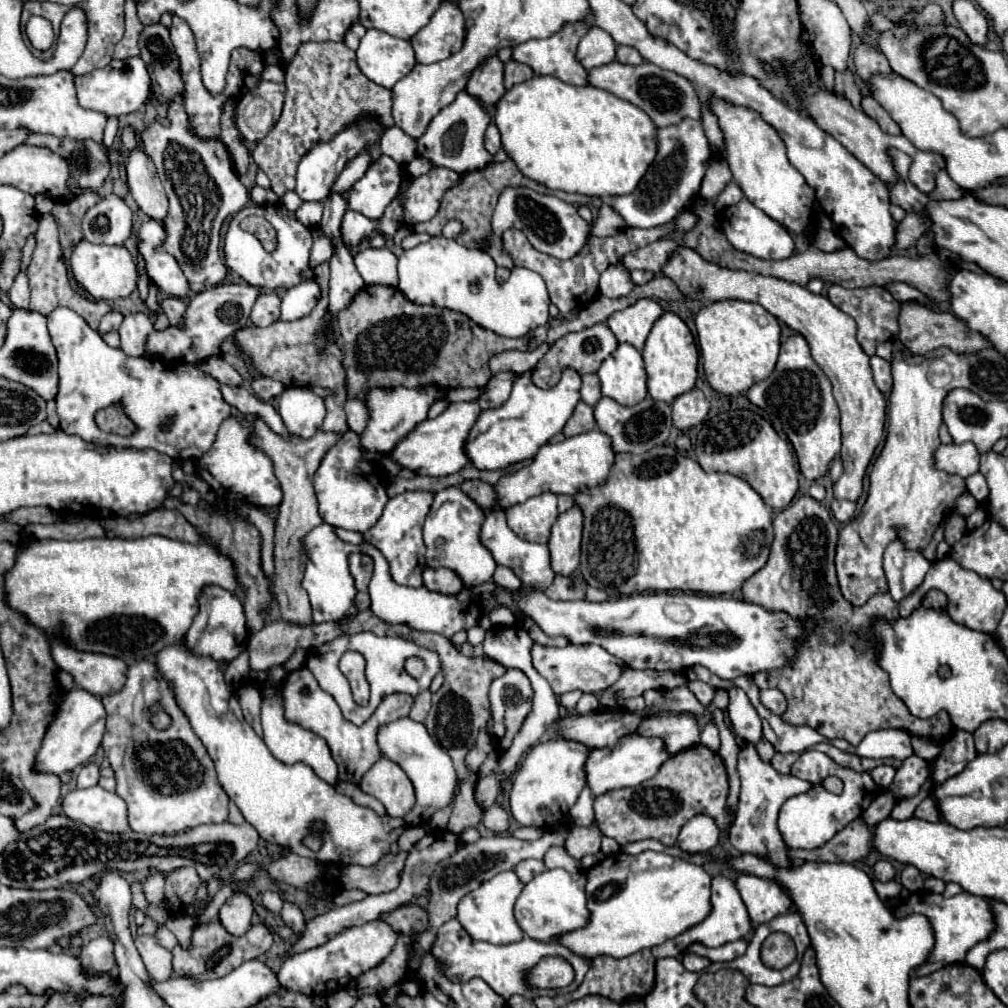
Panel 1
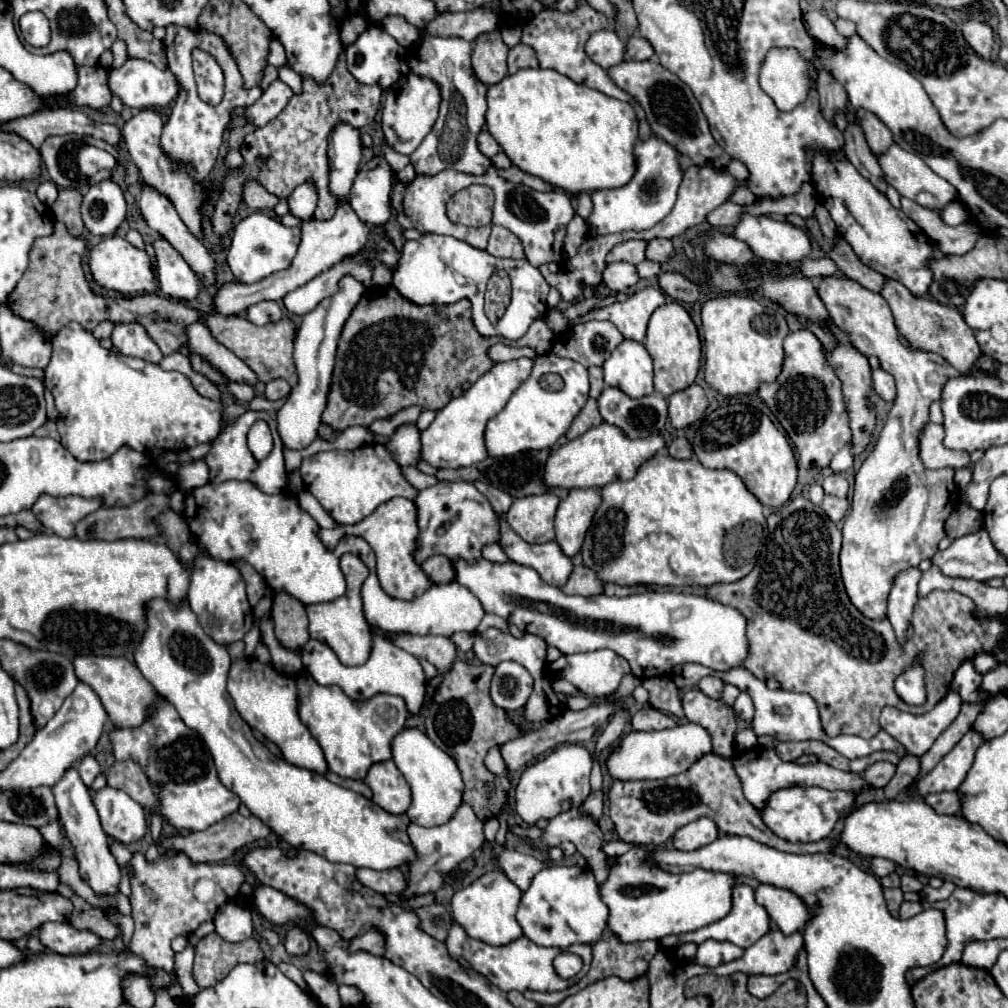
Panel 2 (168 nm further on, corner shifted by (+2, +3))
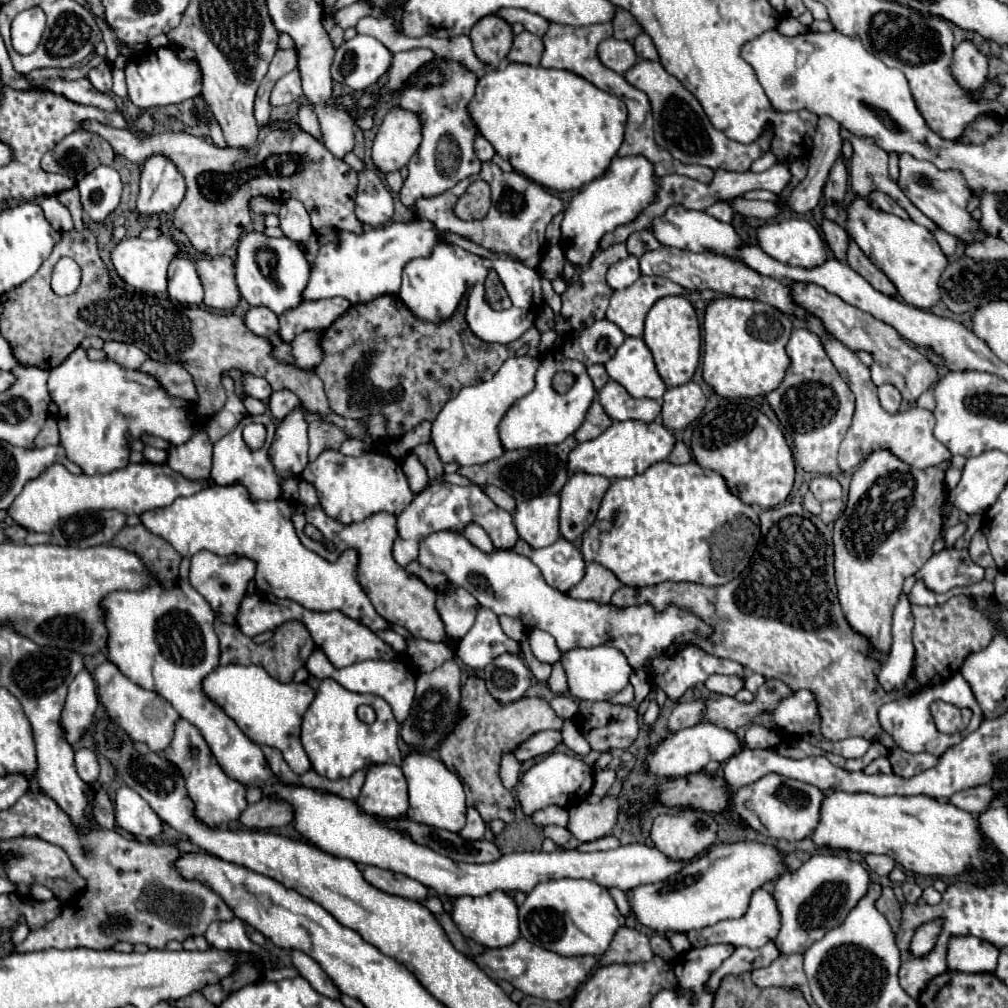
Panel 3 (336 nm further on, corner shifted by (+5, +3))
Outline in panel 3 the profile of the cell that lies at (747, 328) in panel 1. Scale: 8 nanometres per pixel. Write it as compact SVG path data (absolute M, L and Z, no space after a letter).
M723 297L713 299L705 309L705 353L703 379L721 397L757 397L781 383L789 357L785 345L791 335L791 317L779 309L751 299Z

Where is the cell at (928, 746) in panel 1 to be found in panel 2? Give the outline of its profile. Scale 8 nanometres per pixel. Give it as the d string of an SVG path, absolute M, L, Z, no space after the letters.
M950 689L948 695L944 699L940 699L932 711L928 711L924 715L912 715L912 713L904 713L904 711L900 711L896 707L884 707L882 713L880 713L880 727L888 735L892 735L896 741L900 741L906 747L908 753L920 757L932 747L932 743L940 737L940 733L950 727L950 723L958 717L960 707L962 707L960 695L956 695L956 691Z

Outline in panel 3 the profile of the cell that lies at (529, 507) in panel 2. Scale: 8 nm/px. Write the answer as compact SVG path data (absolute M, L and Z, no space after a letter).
M559 495L533 497L519 503L513 513L513 523L523 541L531 547L547 547L559 539Z

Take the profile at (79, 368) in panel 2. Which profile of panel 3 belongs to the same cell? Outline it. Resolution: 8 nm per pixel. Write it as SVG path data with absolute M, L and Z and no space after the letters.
M77 347L61 365L49 371L47 387L49 387L49 395L53 403L58 407L57 424L61 433L61 445L65 447L67 459L77 463L85 475L111 473L121 467L127 467L131 443L141 439L143 435L161 437L169 441L171 445L183 445L193 435L197 435L203 427L197 415L191 413L189 401L171 397L155 377L139 369L125 369L111 359L89 361L83 347Z

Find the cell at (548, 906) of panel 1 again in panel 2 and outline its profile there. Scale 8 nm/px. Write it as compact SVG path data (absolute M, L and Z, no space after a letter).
M544 867L534 875L530 889L522 895L516 919L528 939L542 947L568 949L574 943L594 945L600 941L606 923L608 907L600 899L598 883L586 867Z

